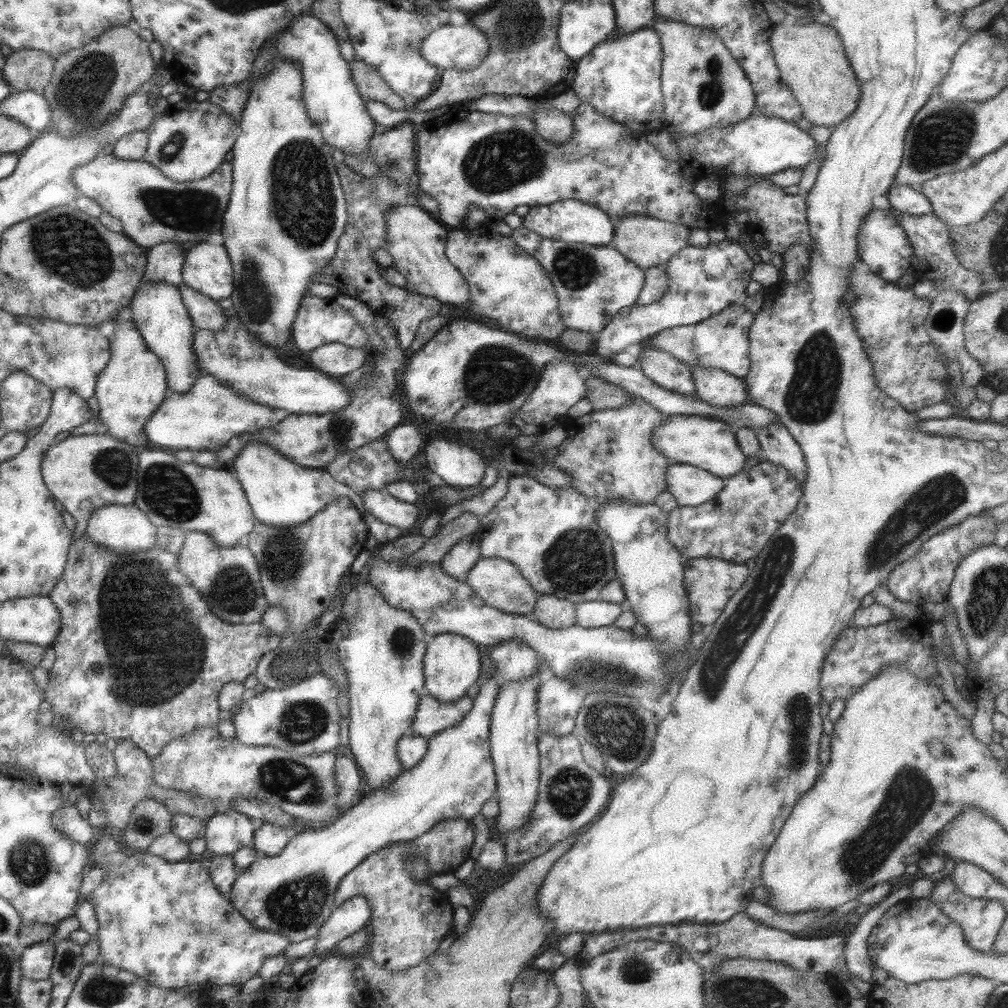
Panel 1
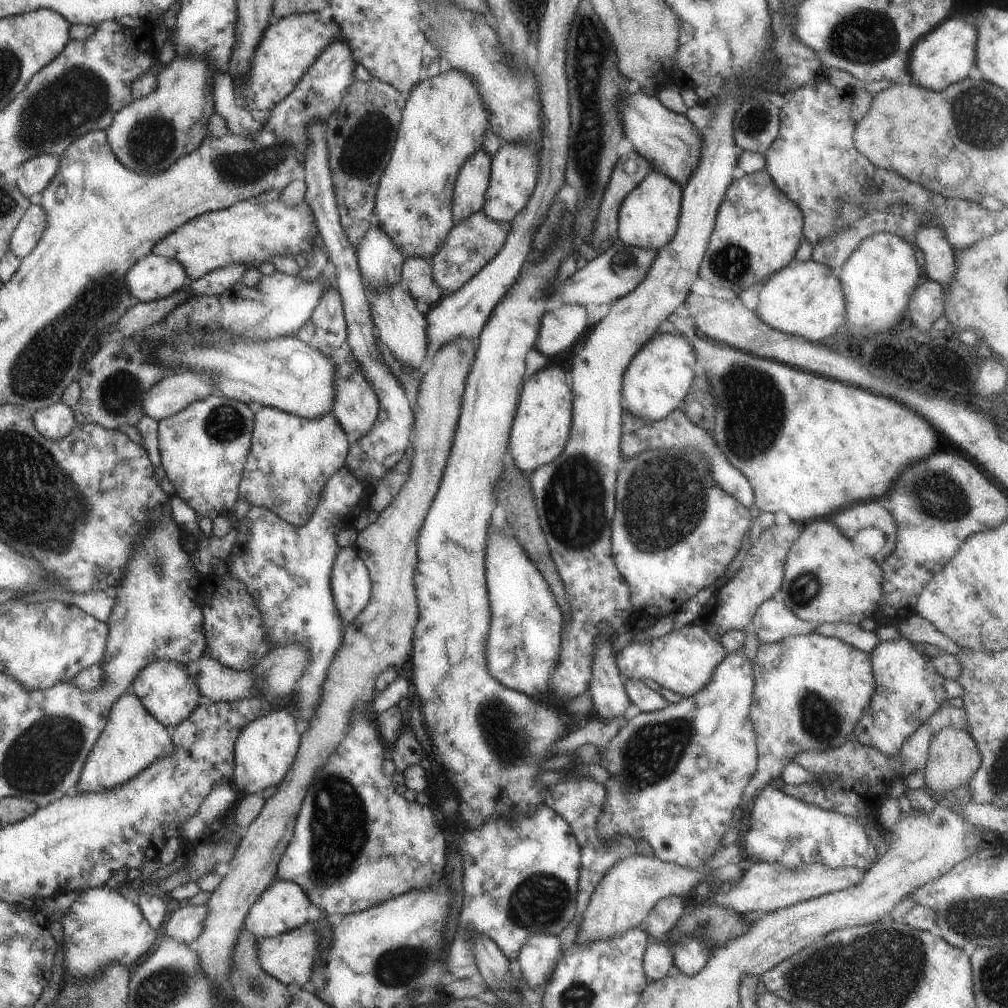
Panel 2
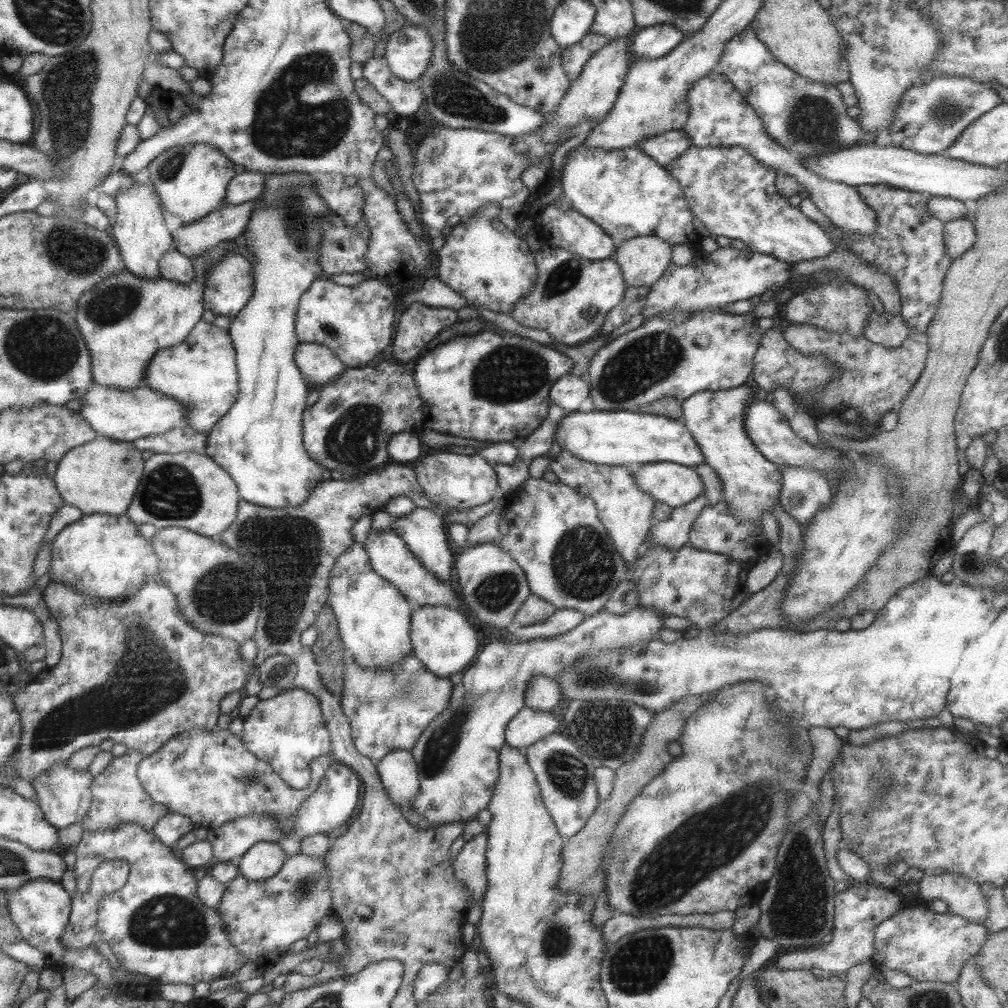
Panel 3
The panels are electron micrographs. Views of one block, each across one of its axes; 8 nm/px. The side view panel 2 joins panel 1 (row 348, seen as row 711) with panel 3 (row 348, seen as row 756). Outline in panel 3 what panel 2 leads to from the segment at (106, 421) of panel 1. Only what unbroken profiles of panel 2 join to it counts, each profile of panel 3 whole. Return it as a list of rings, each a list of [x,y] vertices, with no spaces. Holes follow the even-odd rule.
[[[232,239],[231,241],[222,241],[211,249],[206,250],[204,254],[196,256],[194,262],[193,281],[179,283],[158,277],[157,279],[143,279],[127,272],[112,273],[110,276],[102,279],[102,282],[90,287],[78,298],[76,306],[76,316],[74,320],[78,325],[78,331],[82,333],[82,339],[86,343],[91,356],[91,375],[93,382],[99,385],[111,386],[123,391],[127,391],[143,384],[145,377],[145,368],[149,360],[156,354],[158,349],[162,350],[176,346],[184,341],[188,334],[194,329],[194,326],[204,314],[204,289],[205,280],[210,273],[210,269],[224,257],[224,255],[236,254],[237,246],[244,246],[244,239]]]

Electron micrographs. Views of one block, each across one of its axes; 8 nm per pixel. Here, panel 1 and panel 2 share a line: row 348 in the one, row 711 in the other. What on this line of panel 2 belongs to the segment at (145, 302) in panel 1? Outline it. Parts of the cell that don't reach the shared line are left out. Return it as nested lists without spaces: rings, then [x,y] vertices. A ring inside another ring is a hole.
[[[164,659],[155,660],[138,673],[132,681],[132,692],[151,715],[170,730],[186,720],[198,708],[202,695],[186,670],[185,664]]]

